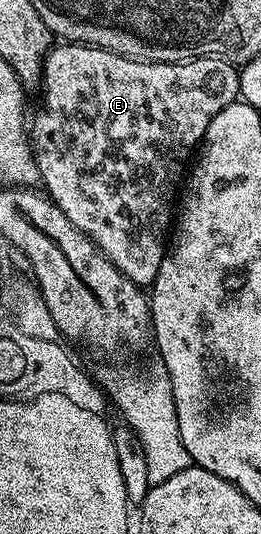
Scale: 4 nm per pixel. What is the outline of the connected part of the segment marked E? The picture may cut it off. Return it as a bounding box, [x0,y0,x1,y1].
[27,43,241,287]

